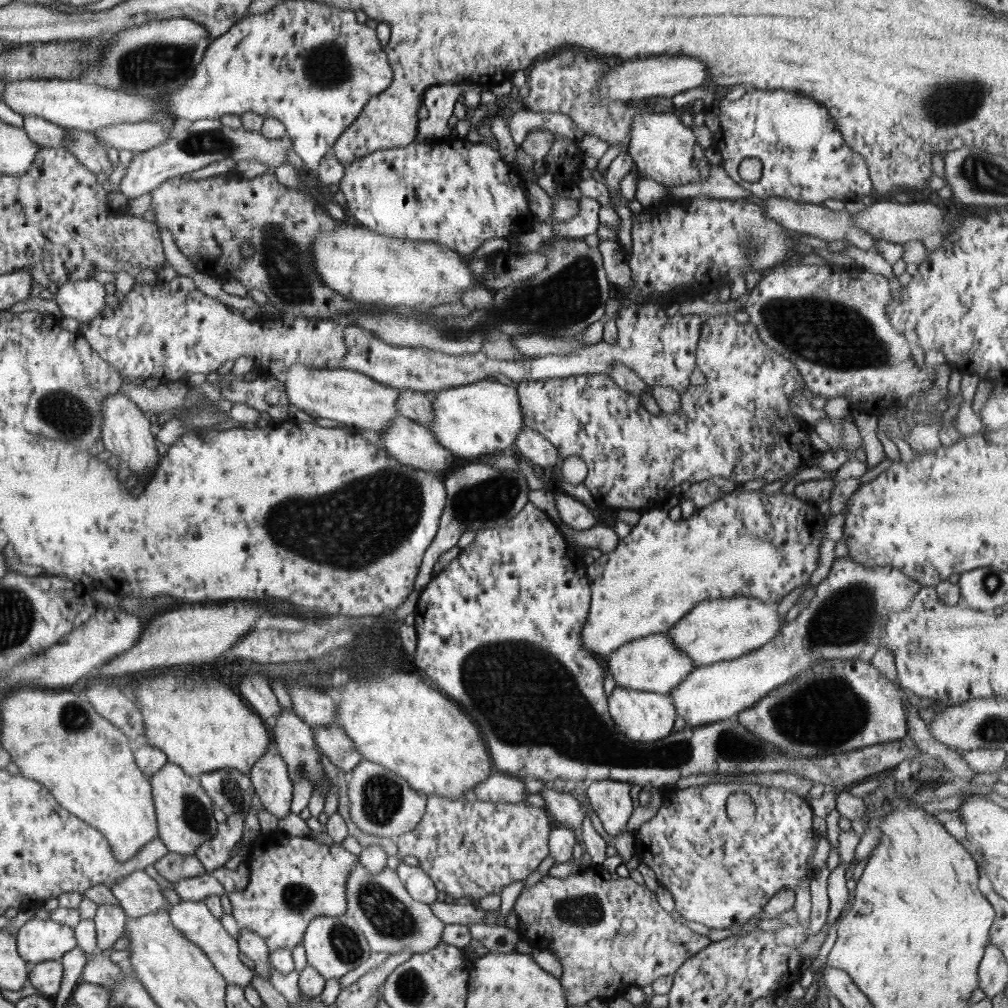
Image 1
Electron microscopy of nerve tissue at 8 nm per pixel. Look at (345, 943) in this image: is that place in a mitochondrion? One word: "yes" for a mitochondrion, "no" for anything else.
yes

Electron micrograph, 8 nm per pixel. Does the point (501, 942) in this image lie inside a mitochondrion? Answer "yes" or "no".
no

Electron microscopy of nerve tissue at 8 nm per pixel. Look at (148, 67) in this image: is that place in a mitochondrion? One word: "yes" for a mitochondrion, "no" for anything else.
yes

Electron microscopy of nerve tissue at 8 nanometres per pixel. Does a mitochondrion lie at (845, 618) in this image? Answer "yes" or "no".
yes

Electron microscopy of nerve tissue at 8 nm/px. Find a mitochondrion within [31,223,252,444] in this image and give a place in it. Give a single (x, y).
(68, 415)

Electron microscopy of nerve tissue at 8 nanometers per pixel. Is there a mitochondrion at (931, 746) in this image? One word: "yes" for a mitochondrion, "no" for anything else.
no

